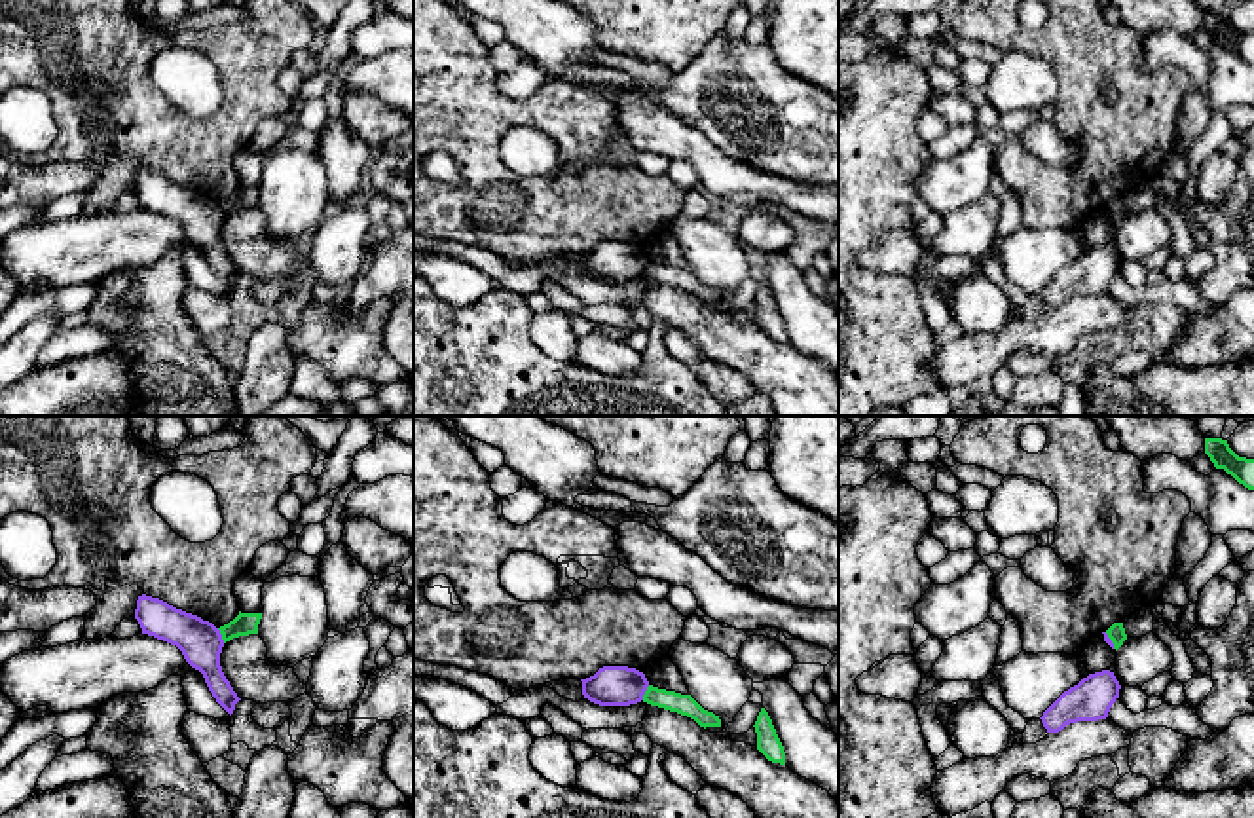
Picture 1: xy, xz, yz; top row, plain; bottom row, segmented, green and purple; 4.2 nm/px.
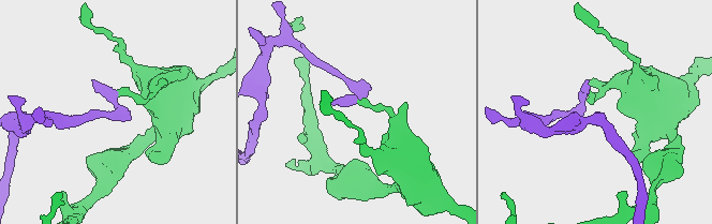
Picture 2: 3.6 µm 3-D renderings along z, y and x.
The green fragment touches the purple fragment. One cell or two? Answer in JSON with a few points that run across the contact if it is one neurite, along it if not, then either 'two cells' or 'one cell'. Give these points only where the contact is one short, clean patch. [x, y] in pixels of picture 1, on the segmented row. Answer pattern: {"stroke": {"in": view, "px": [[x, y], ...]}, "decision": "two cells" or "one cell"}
{"stroke": {"in": "xy", "px": [[217, 629], [224, 642]]}, "decision": "two cells"}

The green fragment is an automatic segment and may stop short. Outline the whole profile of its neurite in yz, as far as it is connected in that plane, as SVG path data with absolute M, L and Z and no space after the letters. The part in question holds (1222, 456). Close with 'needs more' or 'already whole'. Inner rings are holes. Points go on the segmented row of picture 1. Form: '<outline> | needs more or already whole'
M1205 438L1205 454L1216 469L1224 469L1239 484L1254 490L1254 459L1239 457L1222 438Z | already whole

